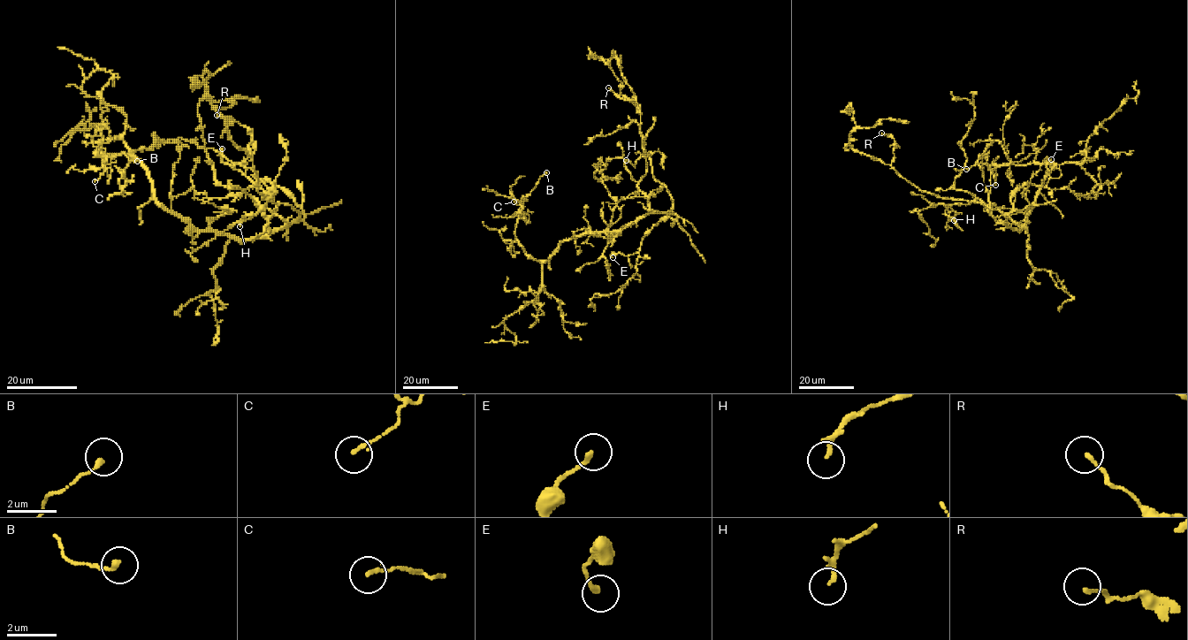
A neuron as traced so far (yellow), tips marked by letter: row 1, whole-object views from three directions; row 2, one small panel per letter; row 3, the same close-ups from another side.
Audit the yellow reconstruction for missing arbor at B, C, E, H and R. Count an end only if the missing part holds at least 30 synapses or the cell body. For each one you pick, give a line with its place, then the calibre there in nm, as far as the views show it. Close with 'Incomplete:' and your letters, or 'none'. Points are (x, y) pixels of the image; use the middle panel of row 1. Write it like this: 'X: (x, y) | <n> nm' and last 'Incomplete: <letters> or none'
Incomplete: none

